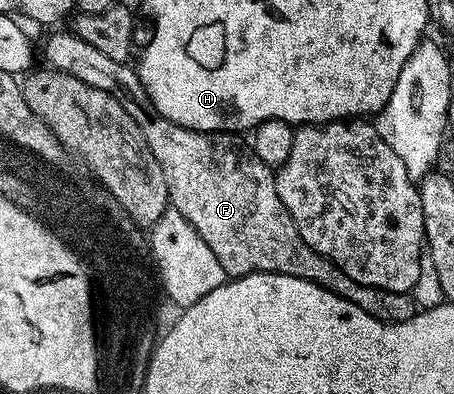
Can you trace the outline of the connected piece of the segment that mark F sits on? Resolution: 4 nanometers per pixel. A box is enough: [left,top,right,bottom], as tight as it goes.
[46,30,416,324]

